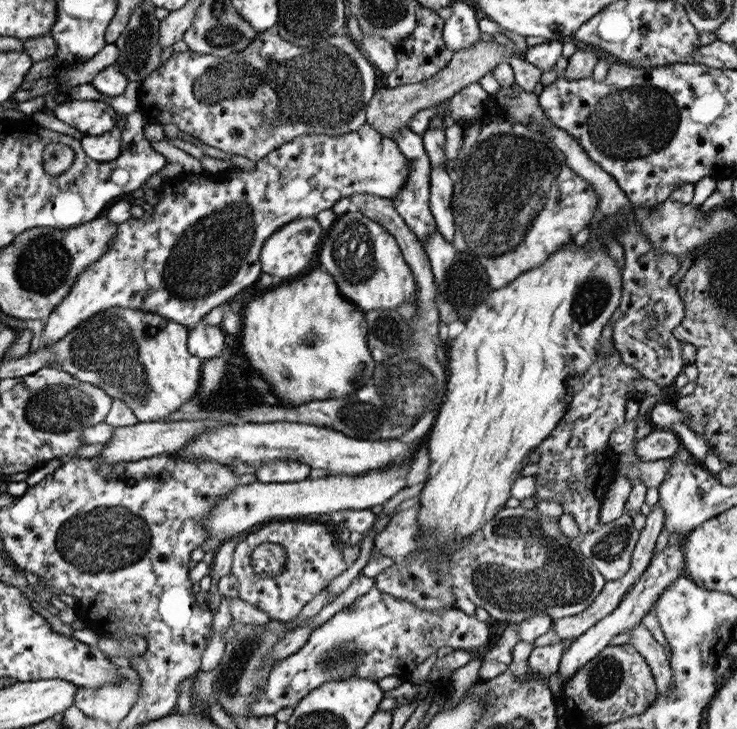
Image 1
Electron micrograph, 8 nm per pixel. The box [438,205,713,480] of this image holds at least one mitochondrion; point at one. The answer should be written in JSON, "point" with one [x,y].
{"point":[593,295]}

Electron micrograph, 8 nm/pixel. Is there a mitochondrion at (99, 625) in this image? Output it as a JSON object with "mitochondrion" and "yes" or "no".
{"mitochondrion":"no"}

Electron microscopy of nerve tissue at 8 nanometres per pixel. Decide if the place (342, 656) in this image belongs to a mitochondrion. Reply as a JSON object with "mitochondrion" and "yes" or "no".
{"mitochondrion":"yes"}

